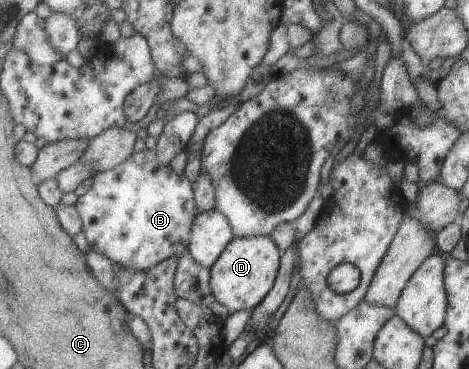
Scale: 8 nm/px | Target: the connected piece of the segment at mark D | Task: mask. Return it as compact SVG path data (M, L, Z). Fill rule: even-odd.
M268 236L235 237L210 268L211 288L215 299L223 303L231 313L240 311L240 309L252 310L258 306L271 291L274 283L276 269L278 269L278 250L279 247Z

